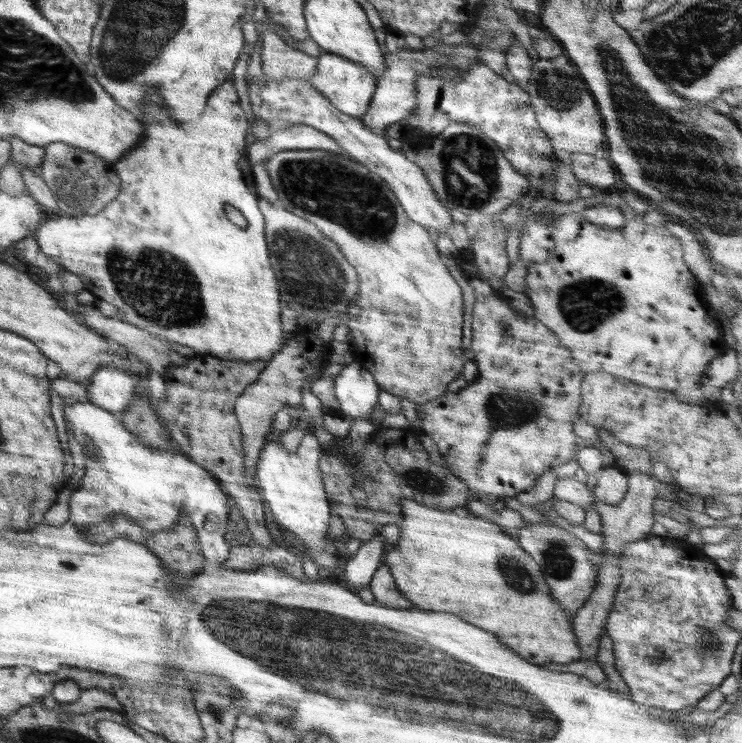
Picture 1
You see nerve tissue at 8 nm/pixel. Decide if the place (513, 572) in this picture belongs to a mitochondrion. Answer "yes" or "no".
yes

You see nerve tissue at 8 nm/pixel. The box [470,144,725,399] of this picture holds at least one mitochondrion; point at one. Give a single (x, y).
(585, 304)

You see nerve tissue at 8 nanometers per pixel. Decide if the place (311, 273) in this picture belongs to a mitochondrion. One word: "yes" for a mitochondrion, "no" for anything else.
yes

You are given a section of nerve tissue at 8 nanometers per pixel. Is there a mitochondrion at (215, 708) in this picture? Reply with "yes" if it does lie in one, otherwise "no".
yes

